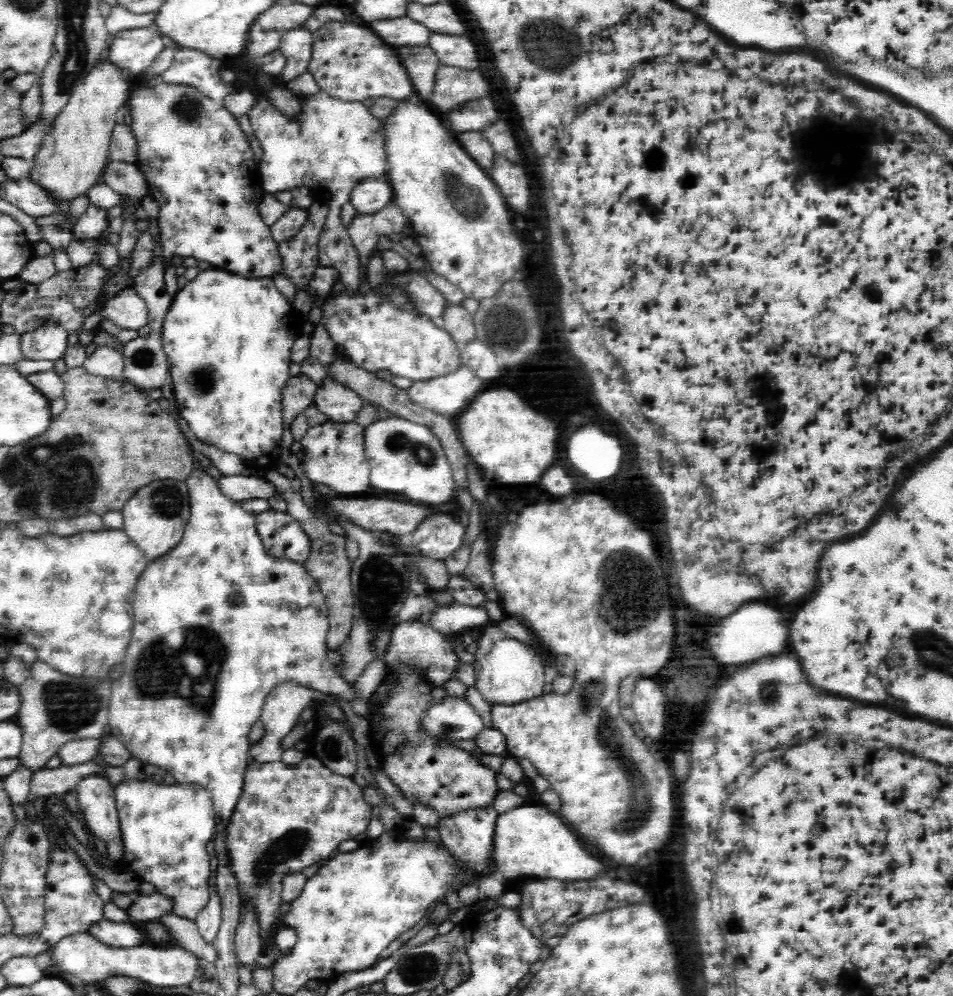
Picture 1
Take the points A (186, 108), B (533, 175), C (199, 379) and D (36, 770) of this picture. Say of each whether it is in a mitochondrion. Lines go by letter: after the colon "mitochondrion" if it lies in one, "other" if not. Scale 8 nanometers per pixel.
A: mitochondrion
B: other
C: mitochondrion
D: other

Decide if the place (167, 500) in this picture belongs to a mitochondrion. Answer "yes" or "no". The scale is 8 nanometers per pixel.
yes

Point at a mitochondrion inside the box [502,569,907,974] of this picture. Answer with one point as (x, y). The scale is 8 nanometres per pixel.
(592, 702)

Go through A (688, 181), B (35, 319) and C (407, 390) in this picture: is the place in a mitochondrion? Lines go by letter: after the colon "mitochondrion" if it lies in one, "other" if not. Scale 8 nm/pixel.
A: other
B: mitochondrion
C: other

